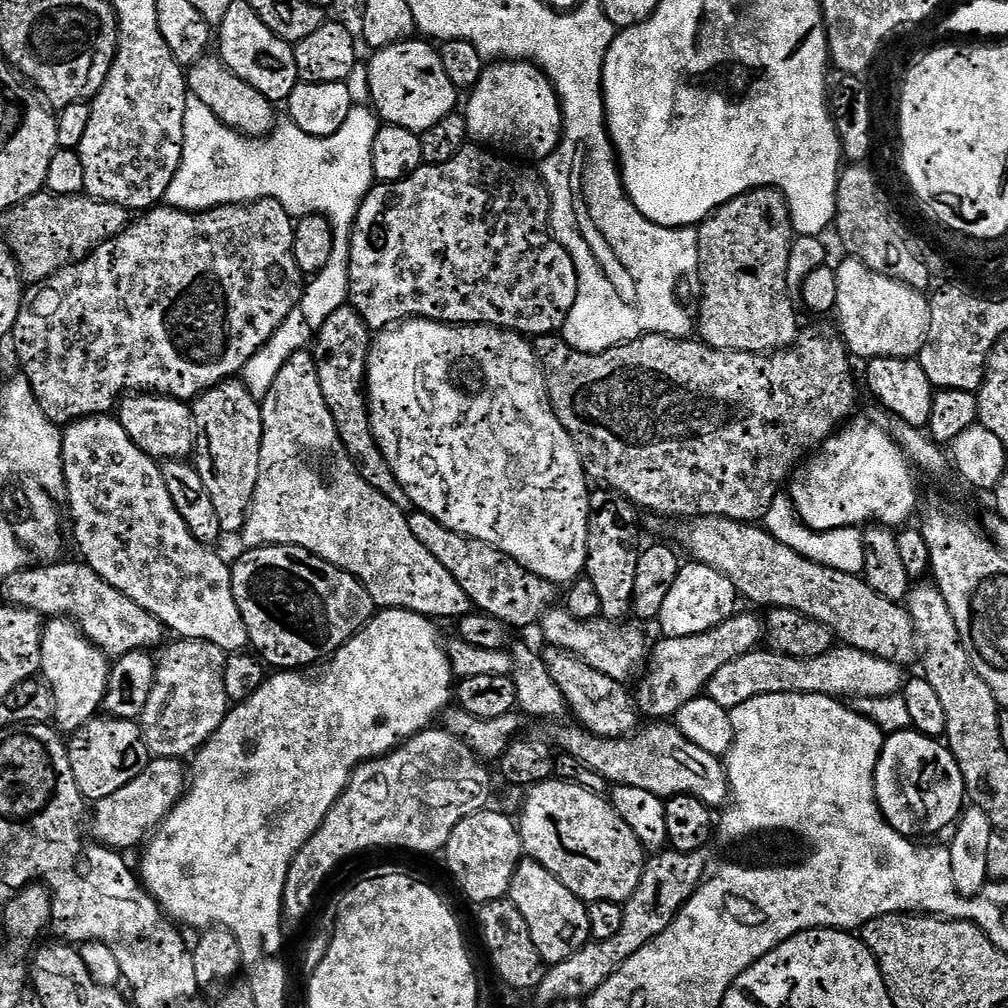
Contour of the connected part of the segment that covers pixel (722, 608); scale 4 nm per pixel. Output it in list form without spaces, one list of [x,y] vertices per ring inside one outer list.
[[[685,563],[664,593],[664,601],[658,613],[664,619],[664,632],[669,636],[693,636],[718,626],[729,615],[728,603],[734,597],[732,583],[705,564]]]

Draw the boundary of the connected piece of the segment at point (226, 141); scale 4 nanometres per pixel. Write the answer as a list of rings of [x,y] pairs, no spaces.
[[[356,105],[349,107],[331,135],[322,137],[306,135],[304,132],[286,126],[285,128],[275,127],[263,136],[251,136],[217,125],[216,132],[196,143],[192,138],[185,138],[182,127],[176,126],[176,124],[171,125],[167,143],[183,148],[182,156],[166,186],[163,203],[169,208],[182,212],[202,212],[228,204],[245,205],[264,202],[260,200],[272,200],[288,215],[294,217],[294,220],[300,220],[306,216],[326,216],[332,230],[332,252],[336,258],[336,264],[327,261],[311,279],[313,281],[309,284],[307,293],[301,302],[298,302],[298,308],[304,314],[304,318],[312,330],[316,332],[325,324],[327,318],[333,315],[330,313],[330,306],[338,308],[338,300],[343,300],[340,296],[348,296],[338,294],[344,290],[342,276],[346,272],[344,270],[346,266],[342,260],[346,260],[346,255],[348,255],[351,230],[355,224],[360,202],[372,187],[371,175],[367,171],[364,173],[358,170],[356,162],[363,152],[365,155],[379,129],[380,124],[377,117],[372,114],[364,116],[361,108]]]

